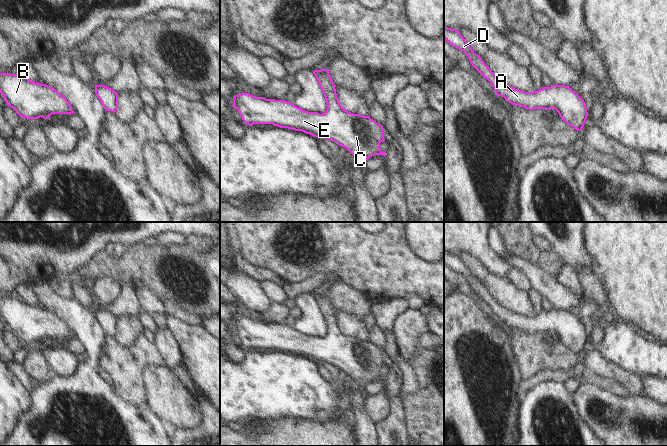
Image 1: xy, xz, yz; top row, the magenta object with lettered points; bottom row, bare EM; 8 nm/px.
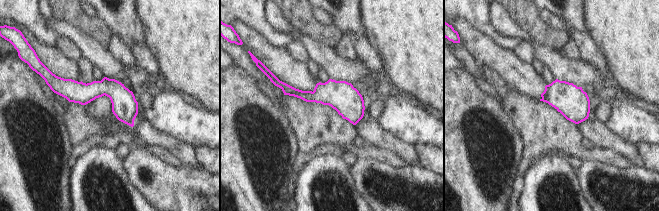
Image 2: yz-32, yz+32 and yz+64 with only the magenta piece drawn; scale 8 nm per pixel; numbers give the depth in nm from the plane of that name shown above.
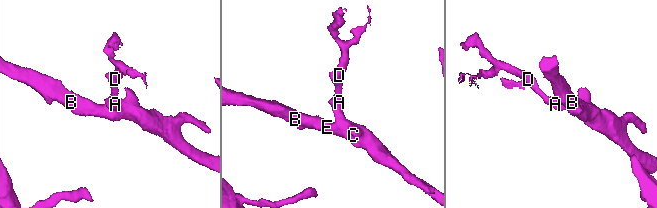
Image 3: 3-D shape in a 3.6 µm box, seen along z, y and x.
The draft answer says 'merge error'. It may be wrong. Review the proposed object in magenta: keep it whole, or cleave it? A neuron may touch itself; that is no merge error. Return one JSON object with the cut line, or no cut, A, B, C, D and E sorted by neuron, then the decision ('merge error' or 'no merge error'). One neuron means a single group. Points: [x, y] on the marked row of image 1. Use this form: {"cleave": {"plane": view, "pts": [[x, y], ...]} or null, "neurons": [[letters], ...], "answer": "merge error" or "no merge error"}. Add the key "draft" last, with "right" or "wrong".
{"cleave": null, "neurons": [["A", "B", "C", "D", "E"]], "answer": "no merge error", "draft": "wrong"}

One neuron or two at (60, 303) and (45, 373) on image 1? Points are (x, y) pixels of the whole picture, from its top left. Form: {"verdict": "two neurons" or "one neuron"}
{"verdict": "two neurons"}

